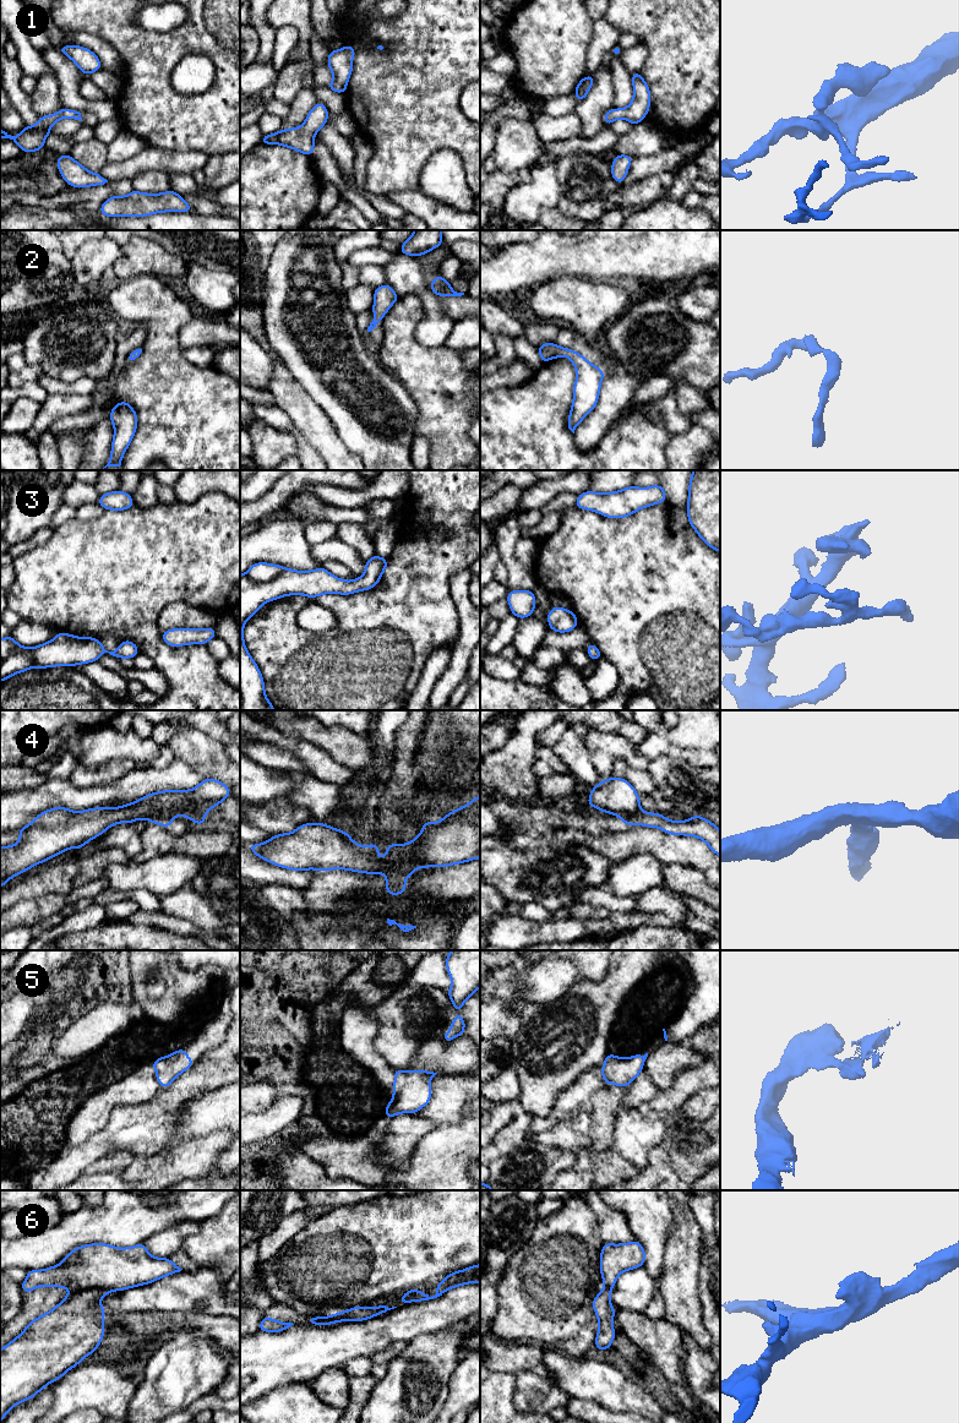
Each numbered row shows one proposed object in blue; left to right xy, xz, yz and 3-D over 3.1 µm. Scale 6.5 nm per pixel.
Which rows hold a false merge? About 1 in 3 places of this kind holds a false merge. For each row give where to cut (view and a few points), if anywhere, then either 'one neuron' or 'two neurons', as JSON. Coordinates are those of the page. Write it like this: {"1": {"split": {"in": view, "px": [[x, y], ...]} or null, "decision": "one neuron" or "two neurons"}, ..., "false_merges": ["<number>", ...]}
{"1": {"split": null, "decision": "one neuron"}, "2": {"split": null, "decision": "one neuron"}, "3": {"split": null, "decision": "one neuron"}, "4": {"split": {"in": "xz", "px": [[414, 867], [397, 865], [387, 873]]}, "decision": "two neurons"}, "5": {"split": null, "decision": "one neuron"}, "6": {"split": {"in": "xy", "px": [[112, 1290], [81, 1288], [72, 1292]]}, "decision": "two neurons"}, "false_merges": ["4", "6"]}

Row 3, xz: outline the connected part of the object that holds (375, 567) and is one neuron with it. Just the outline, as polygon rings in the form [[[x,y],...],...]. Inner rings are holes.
[[[377,554],[365,562],[365,573],[354,580],[343,580],[320,567],[295,571],[280,565],[257,562],[240,576],[240,710],[276,710],[265,693],[260,667],[244,643],[244,625],[268,601],[288,595],[317,598],[322,594],[350,595],[378,584],[388,558]]]

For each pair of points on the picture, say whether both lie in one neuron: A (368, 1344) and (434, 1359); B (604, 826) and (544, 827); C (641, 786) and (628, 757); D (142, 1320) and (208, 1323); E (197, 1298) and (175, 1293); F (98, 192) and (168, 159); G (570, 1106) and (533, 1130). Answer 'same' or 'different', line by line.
A: different
B: same
C: different
D: same
E: same
F: different
G: different

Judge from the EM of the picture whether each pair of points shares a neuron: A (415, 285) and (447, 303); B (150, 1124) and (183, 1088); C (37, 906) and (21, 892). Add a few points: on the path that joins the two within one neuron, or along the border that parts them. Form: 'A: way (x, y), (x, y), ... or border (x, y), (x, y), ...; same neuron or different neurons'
A: border (439, 296), (441, 307), (455, 320); different neurons
B: way (158, 1116), (175, 1096); same neuron
C: border (56, 893), (25, 898), (12, 906); different neurons

